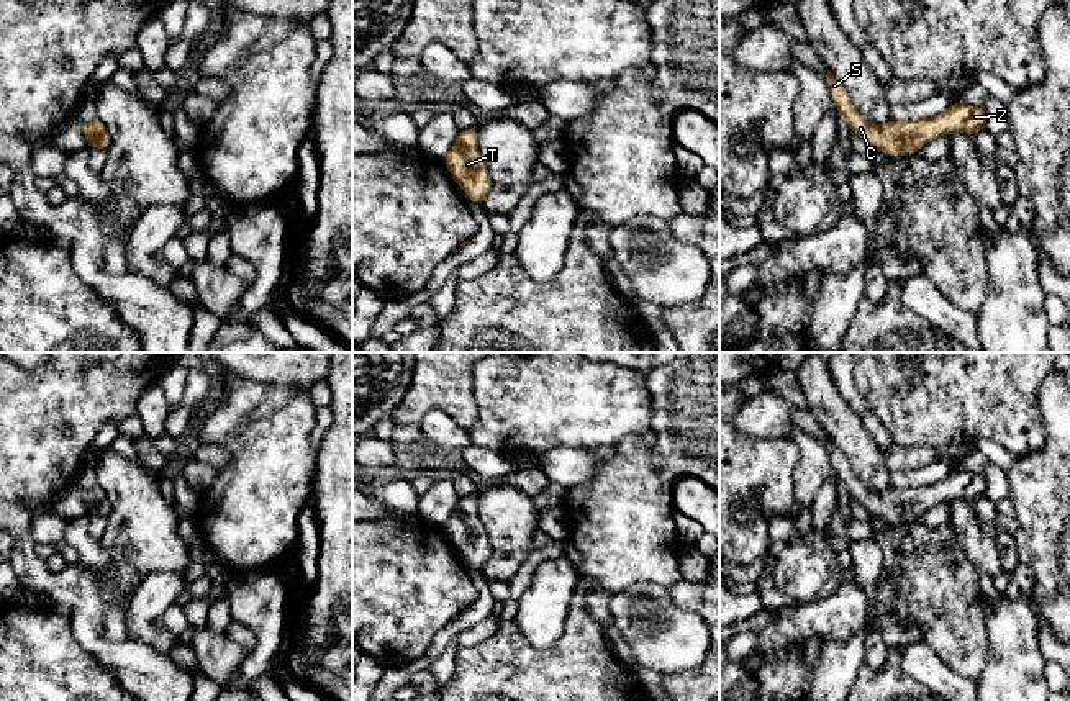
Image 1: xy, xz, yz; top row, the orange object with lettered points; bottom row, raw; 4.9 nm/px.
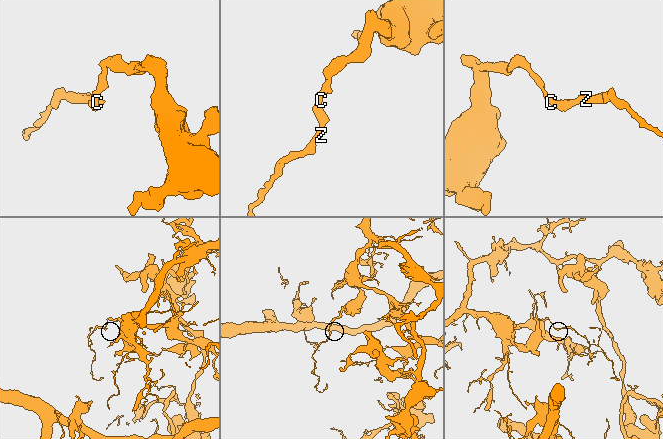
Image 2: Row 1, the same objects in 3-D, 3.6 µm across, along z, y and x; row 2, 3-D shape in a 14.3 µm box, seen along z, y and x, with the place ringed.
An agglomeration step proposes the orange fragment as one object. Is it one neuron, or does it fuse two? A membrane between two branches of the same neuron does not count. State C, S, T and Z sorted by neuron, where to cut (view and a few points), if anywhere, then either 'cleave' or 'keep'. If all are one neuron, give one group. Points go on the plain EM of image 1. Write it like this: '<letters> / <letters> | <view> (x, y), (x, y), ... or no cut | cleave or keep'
C S T Z | no cut | keep

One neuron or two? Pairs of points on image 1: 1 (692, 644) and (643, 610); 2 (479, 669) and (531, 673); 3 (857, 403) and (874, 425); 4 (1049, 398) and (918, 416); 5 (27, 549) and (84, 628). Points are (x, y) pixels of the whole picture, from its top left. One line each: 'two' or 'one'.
1: one
2: one
3: one
4: two
5: one

